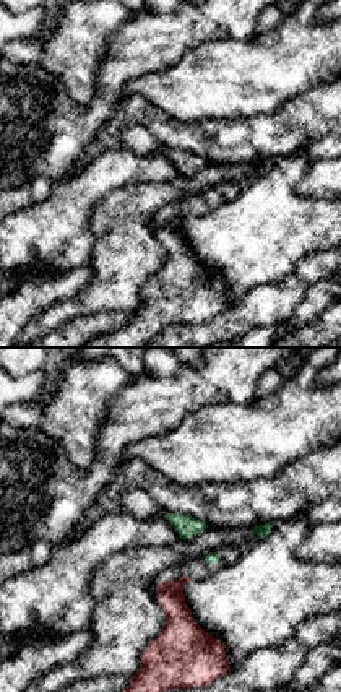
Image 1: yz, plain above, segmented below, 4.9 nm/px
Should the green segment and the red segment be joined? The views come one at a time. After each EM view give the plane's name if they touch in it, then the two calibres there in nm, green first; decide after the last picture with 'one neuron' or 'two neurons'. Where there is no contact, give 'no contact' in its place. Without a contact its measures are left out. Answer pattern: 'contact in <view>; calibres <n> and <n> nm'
no contact

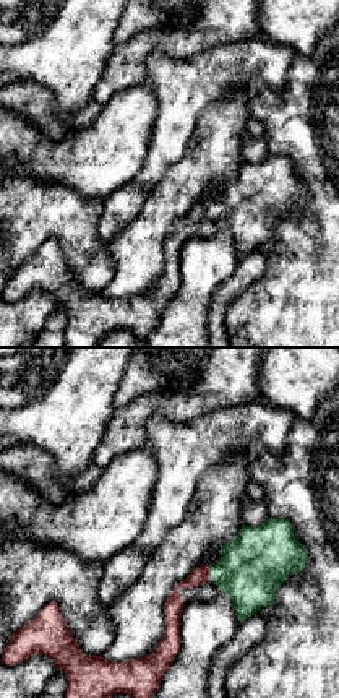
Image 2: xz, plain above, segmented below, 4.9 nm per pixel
contact in xz; calibres 320 and 100 nm

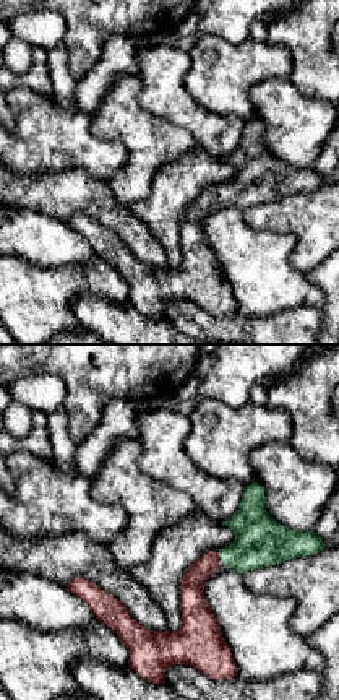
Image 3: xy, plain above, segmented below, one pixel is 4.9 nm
contact in xy; calibres 260 and 130 nm

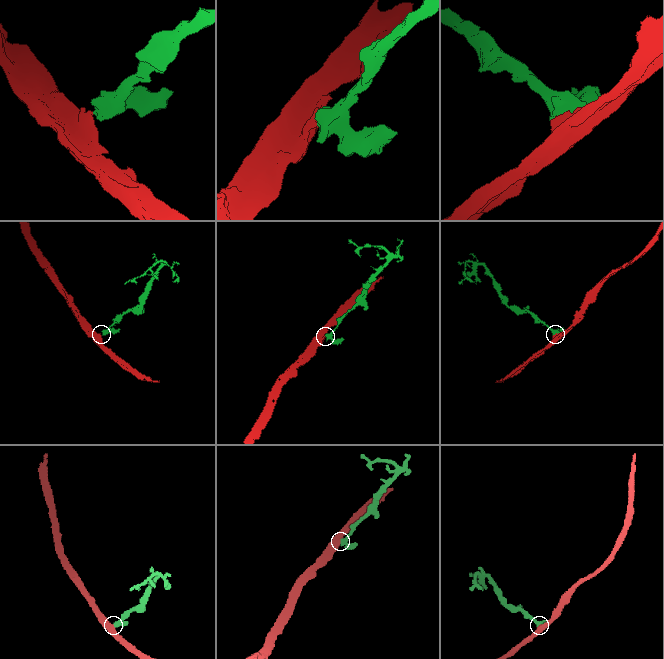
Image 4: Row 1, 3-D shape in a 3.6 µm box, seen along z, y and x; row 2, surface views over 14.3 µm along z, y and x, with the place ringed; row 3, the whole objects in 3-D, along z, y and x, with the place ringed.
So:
one neuron

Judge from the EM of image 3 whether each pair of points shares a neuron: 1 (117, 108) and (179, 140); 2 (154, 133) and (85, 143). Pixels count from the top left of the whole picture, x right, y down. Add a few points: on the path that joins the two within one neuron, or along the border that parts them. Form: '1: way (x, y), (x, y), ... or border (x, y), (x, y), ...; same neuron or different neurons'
1: way (132, 122), (150, 140), (164, 140); same neuron
2: border (90, 114), (90, 129), (127, 151), (112, 177); different neurons

